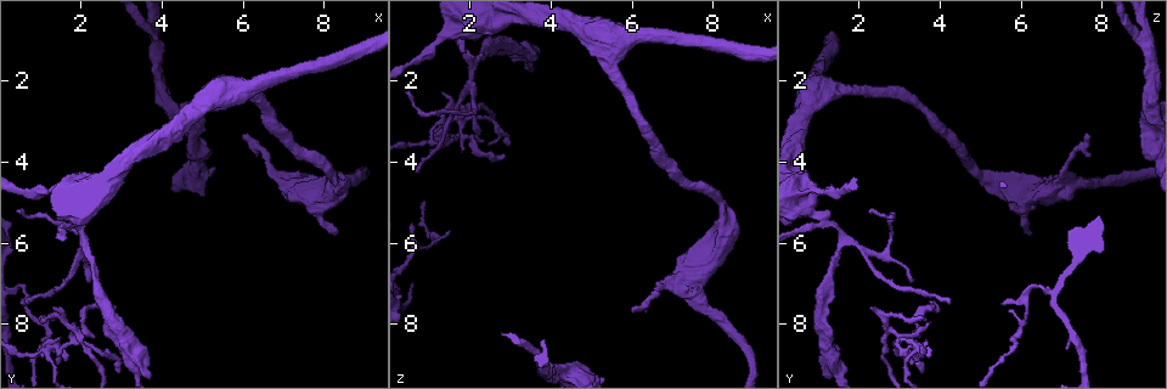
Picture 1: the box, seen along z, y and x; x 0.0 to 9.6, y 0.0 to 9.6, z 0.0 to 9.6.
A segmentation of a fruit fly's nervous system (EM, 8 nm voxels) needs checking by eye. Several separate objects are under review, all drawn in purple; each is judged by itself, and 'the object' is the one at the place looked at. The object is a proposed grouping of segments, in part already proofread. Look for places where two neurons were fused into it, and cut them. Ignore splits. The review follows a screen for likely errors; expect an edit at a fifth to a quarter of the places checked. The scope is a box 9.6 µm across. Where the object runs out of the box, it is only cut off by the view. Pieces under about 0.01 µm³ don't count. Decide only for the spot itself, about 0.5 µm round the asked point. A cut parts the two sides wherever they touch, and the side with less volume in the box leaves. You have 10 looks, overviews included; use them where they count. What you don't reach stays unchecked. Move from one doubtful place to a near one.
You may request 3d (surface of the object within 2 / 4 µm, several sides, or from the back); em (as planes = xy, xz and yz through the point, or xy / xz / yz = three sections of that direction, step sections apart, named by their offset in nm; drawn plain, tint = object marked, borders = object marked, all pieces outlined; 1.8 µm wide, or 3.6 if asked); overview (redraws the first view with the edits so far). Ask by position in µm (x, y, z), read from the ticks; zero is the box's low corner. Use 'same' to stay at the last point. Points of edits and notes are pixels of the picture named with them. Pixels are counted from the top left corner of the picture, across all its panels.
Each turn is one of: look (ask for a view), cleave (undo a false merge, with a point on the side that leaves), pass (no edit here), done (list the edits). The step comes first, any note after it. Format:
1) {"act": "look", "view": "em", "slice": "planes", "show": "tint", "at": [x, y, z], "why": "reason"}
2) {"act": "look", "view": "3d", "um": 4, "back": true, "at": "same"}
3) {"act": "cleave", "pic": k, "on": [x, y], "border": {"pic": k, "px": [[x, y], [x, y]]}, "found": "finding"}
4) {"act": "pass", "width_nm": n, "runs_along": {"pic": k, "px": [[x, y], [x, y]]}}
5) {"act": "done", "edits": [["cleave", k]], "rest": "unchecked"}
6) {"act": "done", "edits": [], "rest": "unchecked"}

{"act": "look", "view": "em", "slice": "planes", "show": "tint", "at": [7.40, 4.55, 7.25], "why": "thin arm on a thick one"}

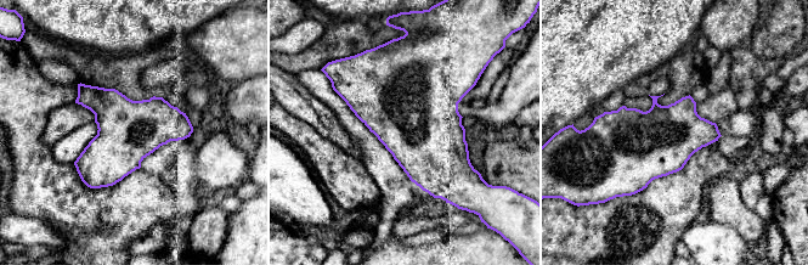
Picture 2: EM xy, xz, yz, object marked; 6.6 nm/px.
{"act": "pass", "found": "continuous, no second neuron"}

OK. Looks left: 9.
{"act": "look", "view": "3d", "um": 2, "back": true, "at": [3.85, 1.10, 9.05], "why": "arms part here"}

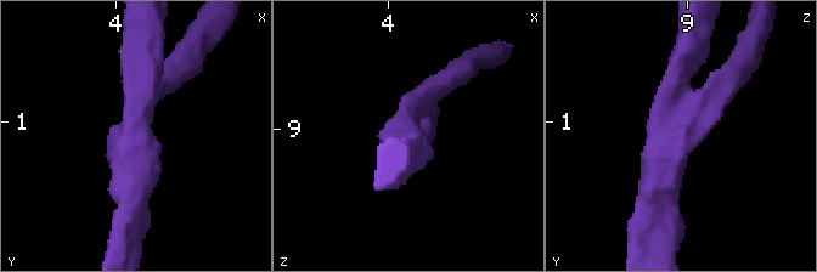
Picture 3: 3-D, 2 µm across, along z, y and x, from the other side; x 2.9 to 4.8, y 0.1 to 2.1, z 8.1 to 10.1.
{"act": "look", "view": "em", "slice": "planes", "show": "tint", "at": [3.86, 1.08, 9.10], "arms": 3, "arm_widths_nm": [200, 220, 260]}

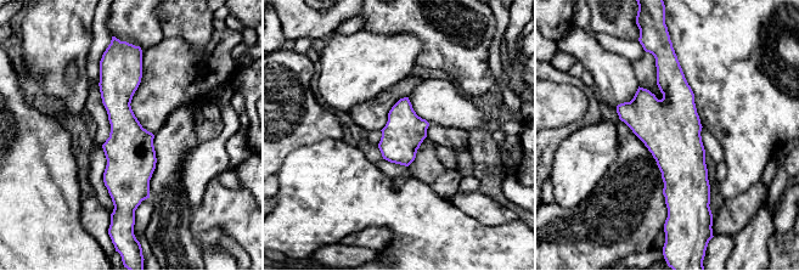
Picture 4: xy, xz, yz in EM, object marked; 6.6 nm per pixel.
{"act": "pass", "runs_along": {"pic": 4, "px": [[121, 62], [131, 208]]}, "found": "continuous, no second neuron"}

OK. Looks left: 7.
{"act": "look", "view": "em", "slice": "planes", "show": "plain", "at": [2.05, 6.35, 2.55], "why": "sharp bend"}

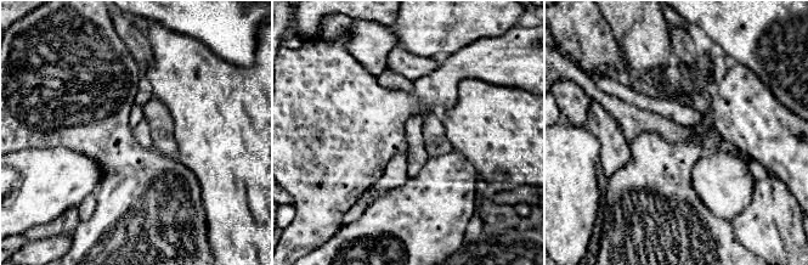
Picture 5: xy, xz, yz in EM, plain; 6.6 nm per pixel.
{"act": "look", "view": "em", "slice": "planes", "show": "tint", "at": "same"}

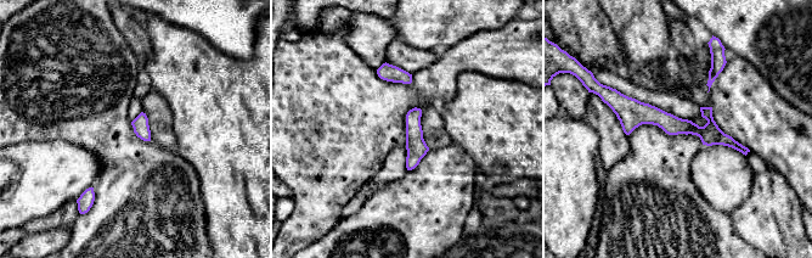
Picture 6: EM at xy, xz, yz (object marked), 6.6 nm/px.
{"act": "pass", "runs_along": {"pic": 6, "px": [[612, 104], [715, 135], [744, 150]]}, "found": "all the same neuron"}

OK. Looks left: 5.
{"act": "look", "view": "3d", "um": 4, "at": [1.80, 5.30, 1.05], "why": "abrupt turn"}

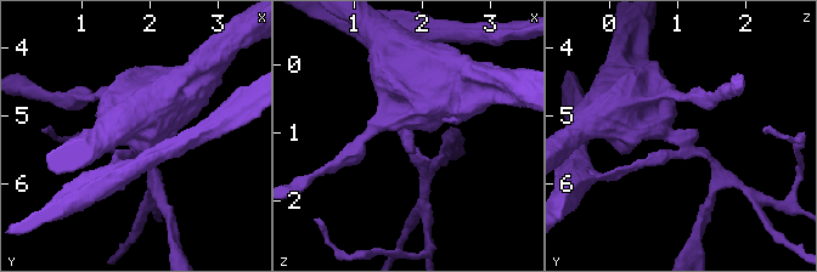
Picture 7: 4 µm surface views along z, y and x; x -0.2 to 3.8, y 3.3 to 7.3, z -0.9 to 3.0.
{"act": "look", "view": "em", "slice": "planes", "show": "tint", "at": [1.80, 5.30, 1.05], "why": "need the tissue"}

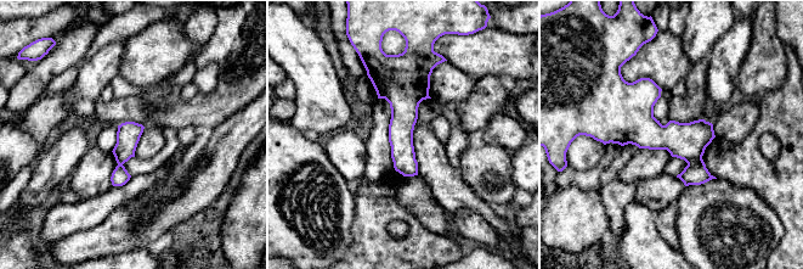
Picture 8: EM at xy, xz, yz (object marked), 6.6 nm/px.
{"act": "cleave", "pic": 8, "on": [695, 173], "border": {"pic": 8, "px": [[701, 157], [688, 163]]}, "found": "two neurons meet here"}

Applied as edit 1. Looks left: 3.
{"act": "done", "edits": [["cleave", 8]], "rest": "unchecked"}

